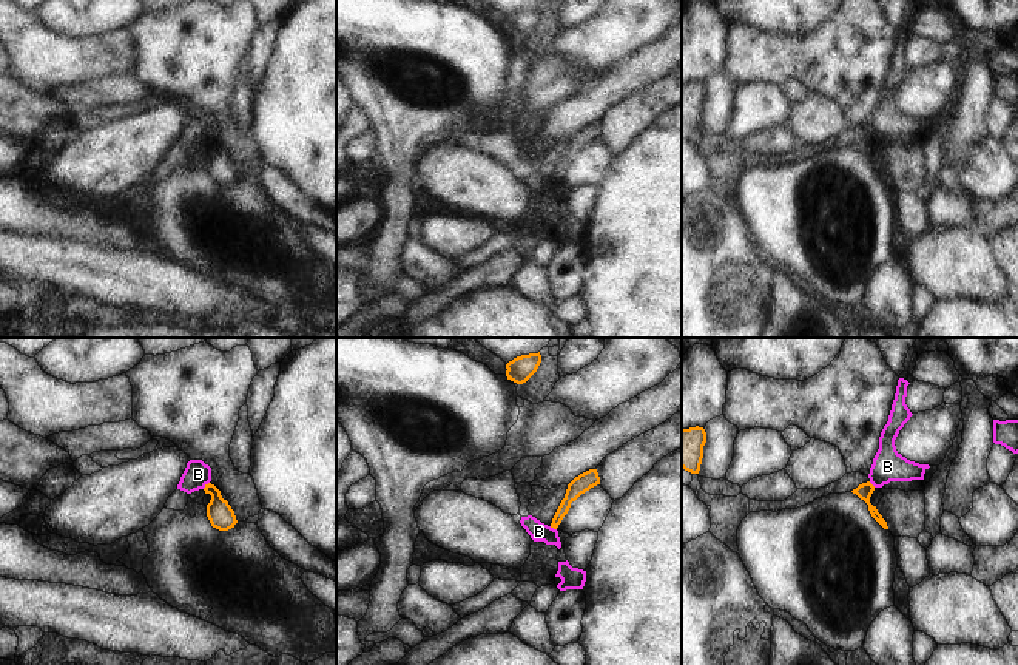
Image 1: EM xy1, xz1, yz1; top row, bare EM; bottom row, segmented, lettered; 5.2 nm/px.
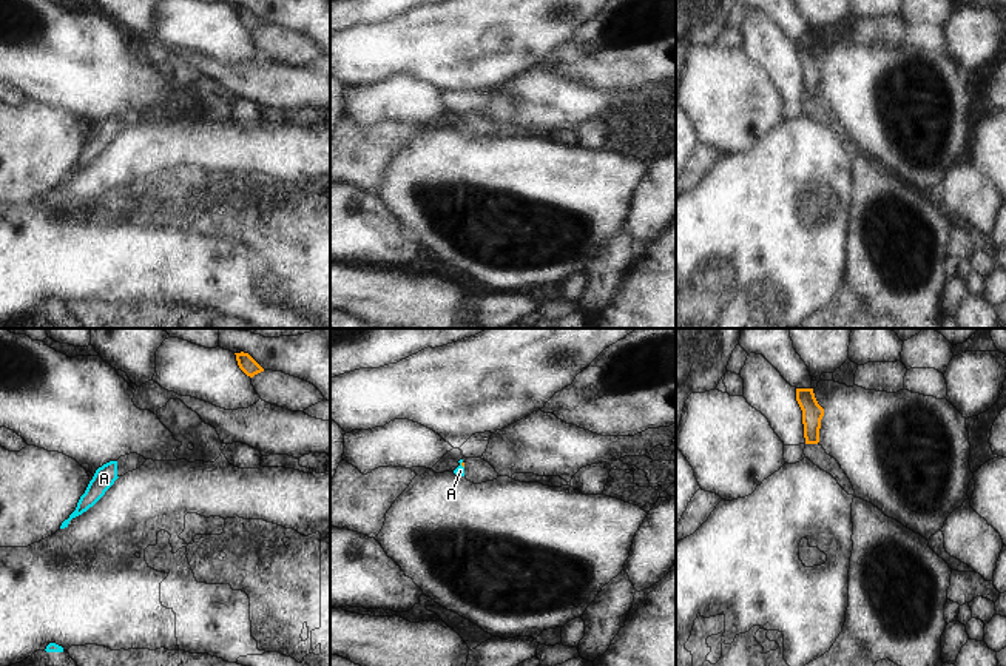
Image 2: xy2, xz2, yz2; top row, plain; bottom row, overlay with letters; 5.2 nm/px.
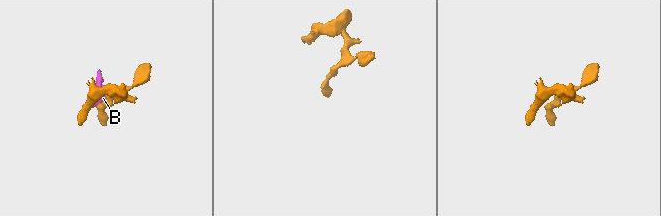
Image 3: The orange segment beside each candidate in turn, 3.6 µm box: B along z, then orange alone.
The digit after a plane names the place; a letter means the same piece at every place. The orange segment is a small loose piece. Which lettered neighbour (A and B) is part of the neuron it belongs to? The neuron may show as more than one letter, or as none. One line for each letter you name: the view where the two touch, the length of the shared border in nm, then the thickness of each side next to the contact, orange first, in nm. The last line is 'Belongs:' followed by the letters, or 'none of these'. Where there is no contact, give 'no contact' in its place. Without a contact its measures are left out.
A: xz2 | 40 nm | 20/50 nm
Belongs: A

